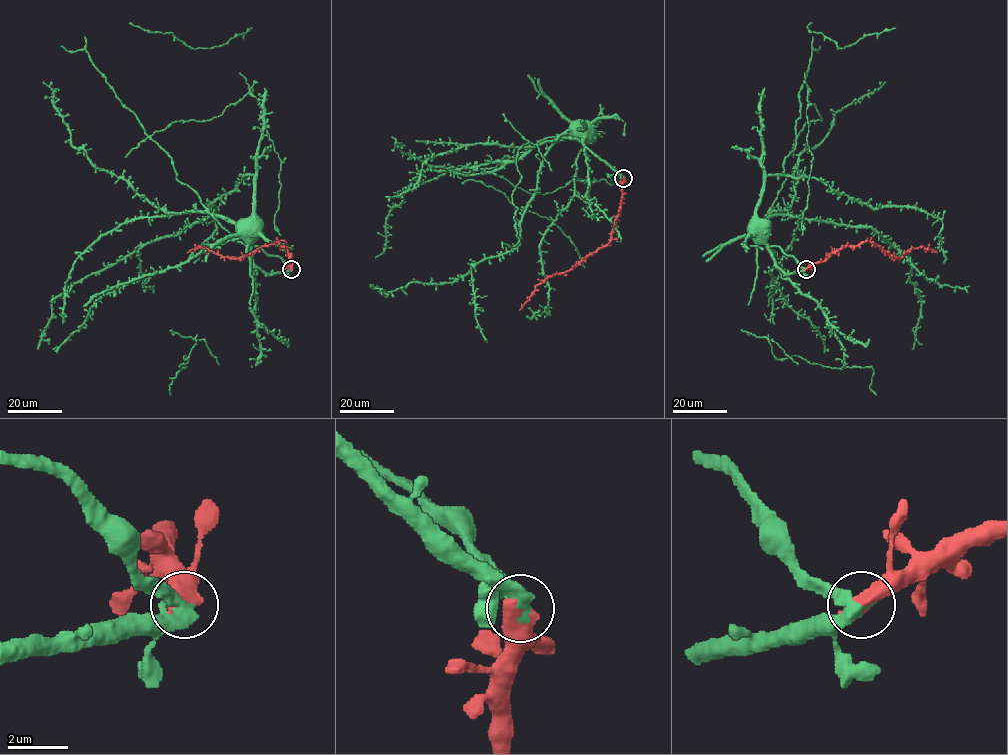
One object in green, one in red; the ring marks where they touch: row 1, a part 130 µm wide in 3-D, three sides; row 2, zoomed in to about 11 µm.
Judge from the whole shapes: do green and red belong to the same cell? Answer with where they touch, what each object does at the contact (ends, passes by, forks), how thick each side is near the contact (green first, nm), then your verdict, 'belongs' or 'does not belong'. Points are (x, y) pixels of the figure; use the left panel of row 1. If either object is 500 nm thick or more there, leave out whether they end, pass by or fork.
place (291, 269); calibres 400 and 700 nm; does not belong

